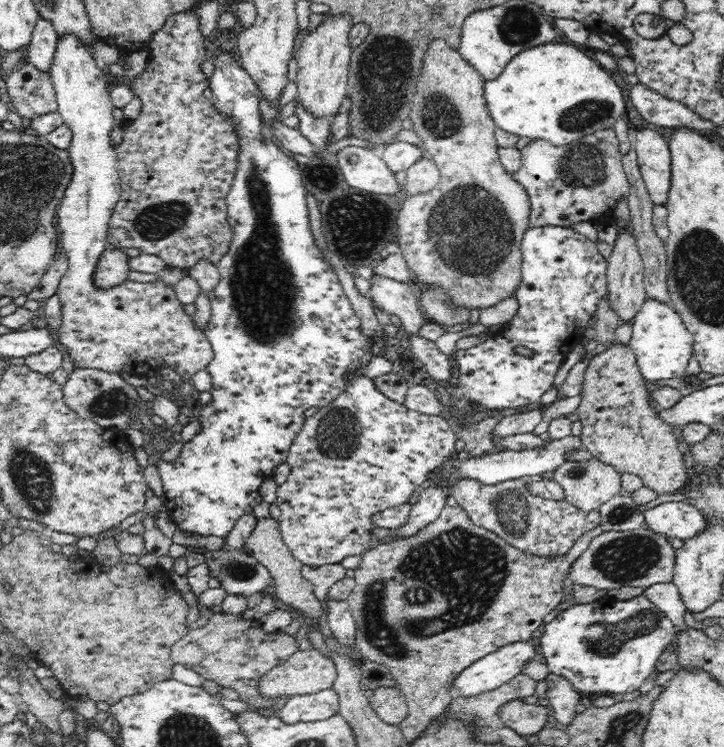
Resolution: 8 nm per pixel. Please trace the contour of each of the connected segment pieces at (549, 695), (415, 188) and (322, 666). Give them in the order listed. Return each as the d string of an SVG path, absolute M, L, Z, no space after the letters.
M549 673L545 681L547 684L546 700L544 701L546 706L552 708L554 718L558 722L570 724L577 715L576 704L583 694L576 691L570 681L558 674Z
M424 155L416 164L407 170L403 184L404 195L413 195L432 190L440 179L439 169L432 158Z
M316 648L310 650L299 650L288 658L287 662L274 667L268 674L260 678L258 682L258 691L264 697L291 697L303 694L314 694L320 690L333 688L334 681L336 680L337 672L335 663L319 652Z

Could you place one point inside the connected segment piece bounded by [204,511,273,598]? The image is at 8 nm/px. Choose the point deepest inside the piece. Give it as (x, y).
(240, 574)

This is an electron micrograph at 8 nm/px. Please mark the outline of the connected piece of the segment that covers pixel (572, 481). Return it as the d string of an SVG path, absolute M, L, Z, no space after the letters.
M595 459L566 461L554 470L552 480L564 489L564 498L579 510L599 510L605 502L623 493L621 473Z

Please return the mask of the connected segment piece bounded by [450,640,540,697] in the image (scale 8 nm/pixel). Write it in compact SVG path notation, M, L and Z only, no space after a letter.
M530 640L506 644L506 646L502 646L499 650L474 661L468 668L462 670L456 676L456 680L452 682L450 693L454 694L454 696L469 697L494 690L518 676L525 664L537 659L540 659L538 648Z

